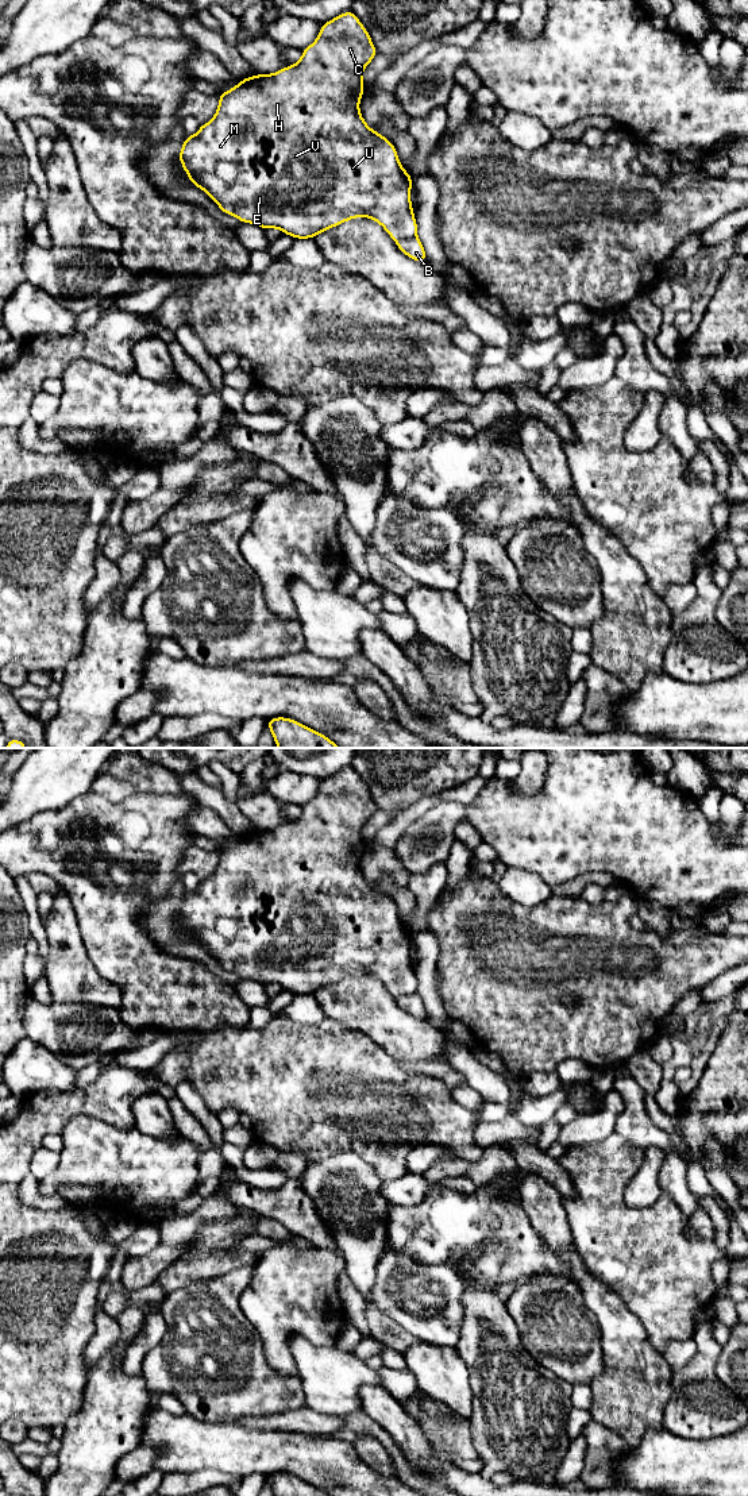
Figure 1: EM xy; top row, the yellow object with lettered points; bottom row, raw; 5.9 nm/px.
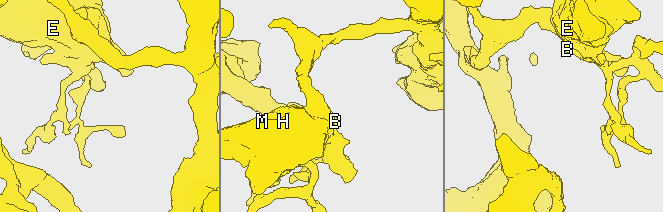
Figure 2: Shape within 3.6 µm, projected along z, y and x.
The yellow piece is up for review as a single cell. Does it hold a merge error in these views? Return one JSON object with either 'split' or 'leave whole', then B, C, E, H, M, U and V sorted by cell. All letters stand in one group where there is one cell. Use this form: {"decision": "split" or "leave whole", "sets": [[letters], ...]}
{"decision": "split", "sets": [["B"], ["C", "E", "H", "M", "U", "V"]]}

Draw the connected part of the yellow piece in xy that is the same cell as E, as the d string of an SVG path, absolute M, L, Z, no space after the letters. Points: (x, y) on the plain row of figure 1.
M350 766L321 780L316 797L302 806L297 820L282 824L271 830L254 830L248 834L242 834L236 843L219 849L219 863L213 875L200 880L196 891L186 891L181 902L178 917L192 937L192 941L204 946L219 961L223 969L235 972L240 979L255 980L266 987L278 984L282 990L294 995L315 995L316 991L355 973L373 975L383 983L394 998L406 995L408 992L416 992L419 982L410 957L413 934L404 926L397 913L396 902L382 890L371 886L359 867L359 859L366 844L362 830L377 810L378 806L374 803L369 787Z

